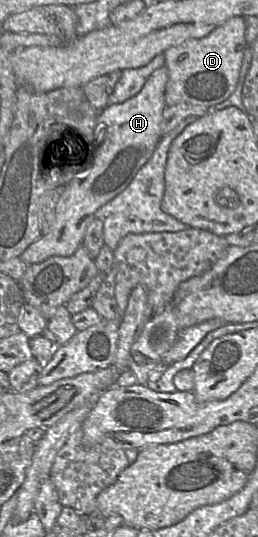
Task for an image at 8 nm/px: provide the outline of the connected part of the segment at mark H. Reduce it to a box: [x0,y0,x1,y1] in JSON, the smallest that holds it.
[20,66,168,265]

